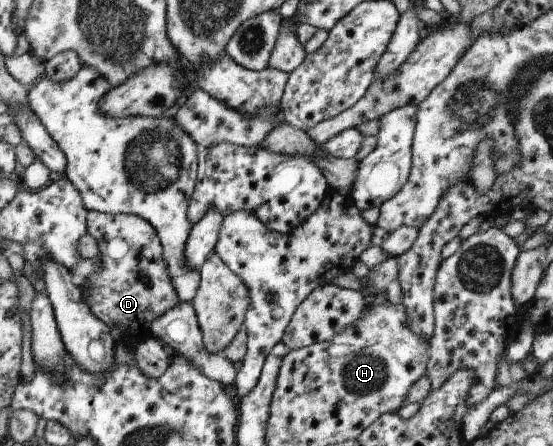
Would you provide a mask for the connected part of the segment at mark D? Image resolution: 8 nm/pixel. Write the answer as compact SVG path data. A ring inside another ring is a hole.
M86 210L86 212L87 234L95 239L97 249L99 249L99 255L97 255L99 269L93 271L78 285L82 300L89 311L97 319L100 319L109 330L113 325L119 325L119 335L115 337L115 342L122 345L123 349L133 351L138 343L149 339L149 337L154 337L149 330L149 323L157 321L157 317L161 313L171 311L178 302L173 285L171 285L171 279L165 269L165 263L161 259L159 238L155 235L153 227L137 215L127 215L127 213L109 215L109 213L93 210ZM83 289L89 289L89 295L83 295Z

